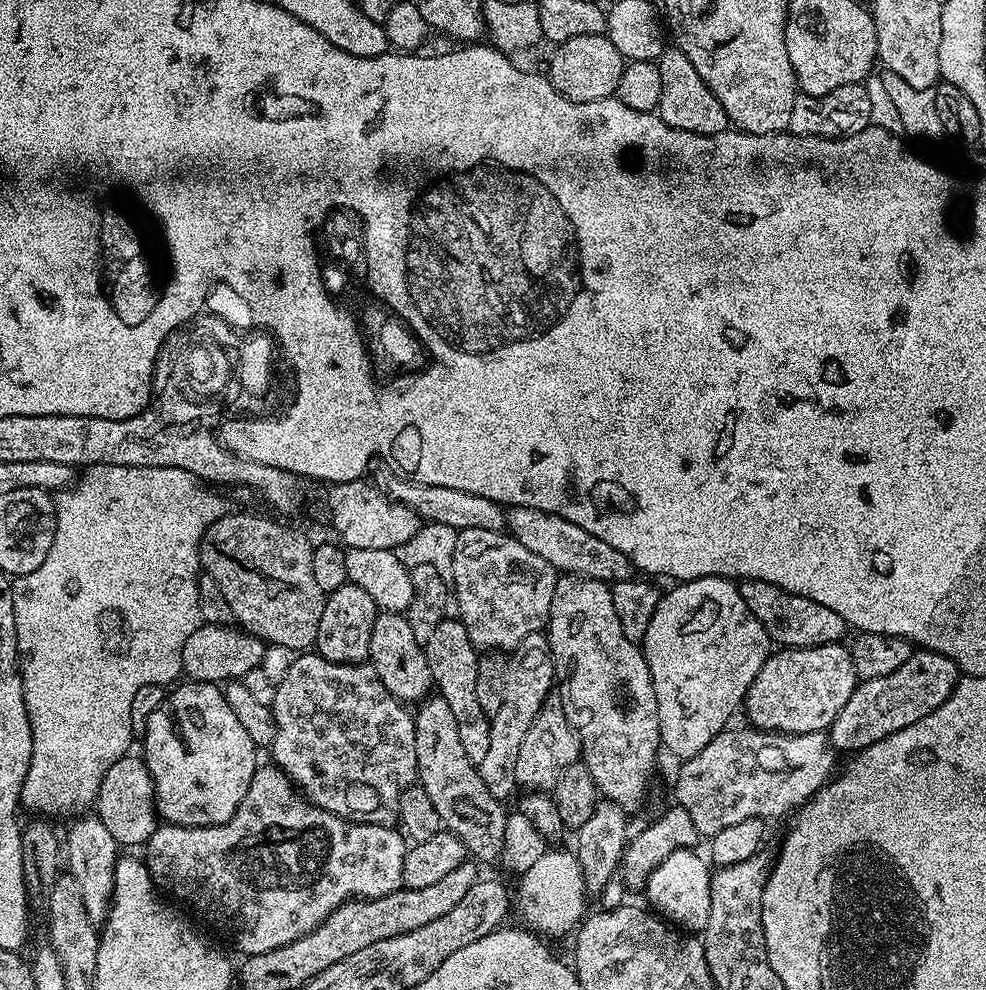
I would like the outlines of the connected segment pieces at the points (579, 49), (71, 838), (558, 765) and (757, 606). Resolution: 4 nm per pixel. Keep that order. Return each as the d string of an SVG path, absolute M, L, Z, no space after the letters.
M582 34L582 38L570 38L555 45L554 51L546 75L562 95L576 104L615 97L626 59L607 35Z
M80 814L73 820L76 821L68 828L68 840L66 836L66 864L68 860L69 866L72 867L69 868L70 874L78 882L78 890L82 890L82 902L86 902L86 914L92 919L93 924L100 926L107 920L108 910L112 907L118 845L114 834L106 830L99 816Z
M553 694L546 698L538 718L526 730L526 738L518 749L518 763L514 766L514 778L521 789L528 792L551 793L557 782L566 774L566 766L577 763L581 759L580 737L576 729L568 721L559 695Z
M745 580L739 585L742 602L750 606L750 614L762 622L768 632L769 641L786 648L813 648L827 644L839 644L849 635L850 626L842 618L842 614L834 614L830 606L822 606L822 602L814 602L809 596L790 594L774 582L761 580Z

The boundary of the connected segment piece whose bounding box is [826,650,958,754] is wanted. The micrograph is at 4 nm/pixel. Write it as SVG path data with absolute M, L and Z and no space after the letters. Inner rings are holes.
M927 650L913 651L912 656L894 674L886 678L870 678L857 683L854 694L850 694L846 706L838 710L838 718L826 730L829 744L837 753L852 752L859 754L864 749L882 742L890 734L926 718L954 690L958 679L958 669L954 661L937 652Z

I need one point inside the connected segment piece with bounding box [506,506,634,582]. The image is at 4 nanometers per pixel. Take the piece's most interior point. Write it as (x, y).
(570, 550)

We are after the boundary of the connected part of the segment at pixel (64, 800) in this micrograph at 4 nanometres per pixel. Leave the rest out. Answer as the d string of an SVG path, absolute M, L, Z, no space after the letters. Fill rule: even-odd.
M94 464L85 467L79 473L80 481L71 488L65 487L63 491L55 497L56 505L56 533L54 534L54 542L50 542L50 554L46 554L46 558L42 562L42 566L38 566L38 570L30 570L30 574L22 574L15 577L11 581L12 586L12 605L14 606L14 626L16 627L16 650L18 656L18 675L22 686L24 687L24 701L26 702L26 710L28 711L28 721L30 722L30 730L32 731L32 757L28 767L28 773L24 778L24 785L20 791L20 803L26 809L33 808L33 813L48 814L44 812L72 812L79 813L81 810L88 810L95 805L96 796L100 792L102 786L102 778L106 778L106 770L110 770L110 766L114 766L114 762L118 762L118 758L129 755L128 748L134 743L132 735L132 723L130 722L130 702L134 702L134 694L138 694L138 690L142 690L142 686L147 684L163 684L167 685L168 680L179 681L182 676L182 646L186 642L186 638L190 638L190 634L194 634L194 630L199 628L202 623L200 617L200 584L196 581L196 575L201 575L200 566L200 543L204 537L204 531L207 530L214 522L218 522L218 518L228 515L230 505L224 496L219 496L215 492L215 487L209 486L205 481L198 479L197 476L191 476L186 470L181 468L127 468L126 466L114 466L113 464Z

